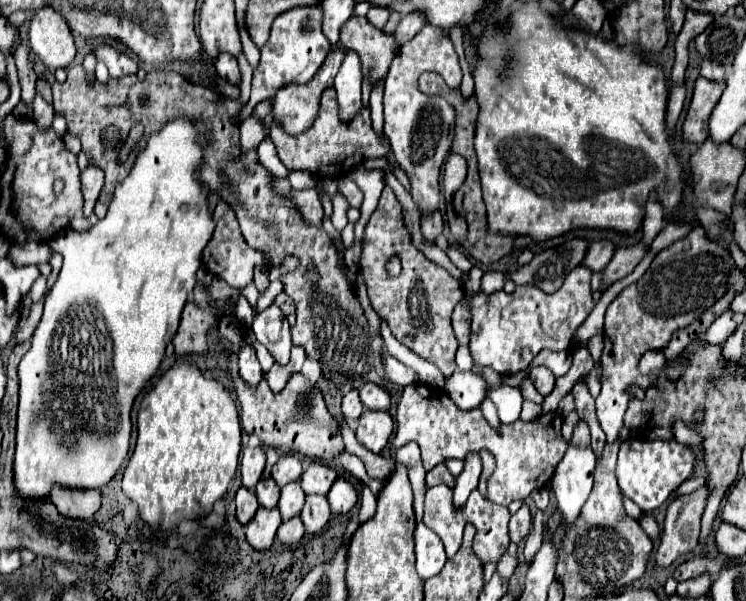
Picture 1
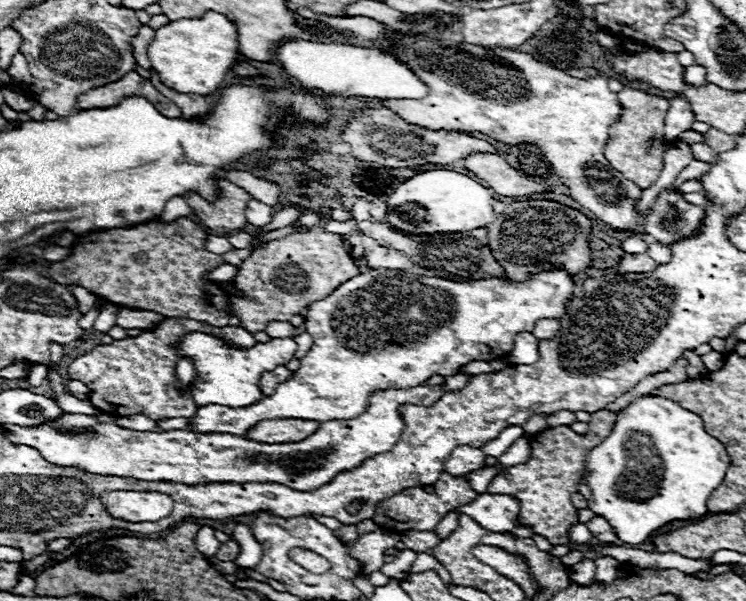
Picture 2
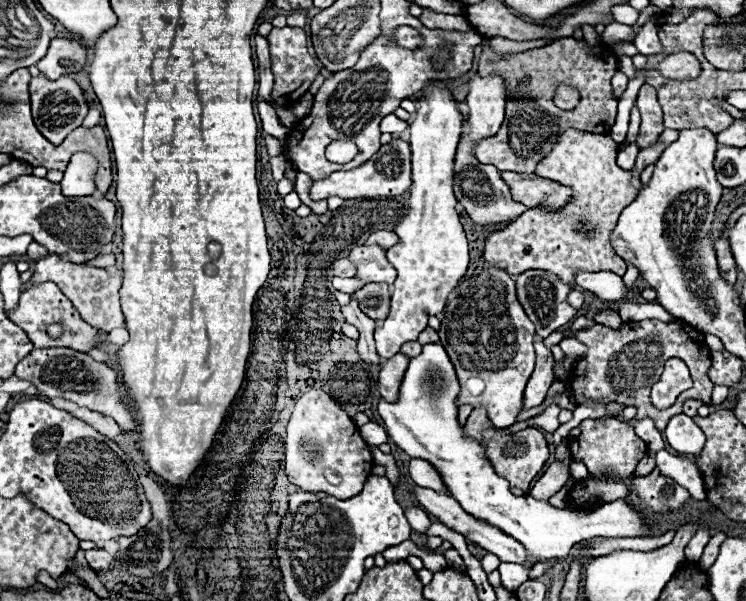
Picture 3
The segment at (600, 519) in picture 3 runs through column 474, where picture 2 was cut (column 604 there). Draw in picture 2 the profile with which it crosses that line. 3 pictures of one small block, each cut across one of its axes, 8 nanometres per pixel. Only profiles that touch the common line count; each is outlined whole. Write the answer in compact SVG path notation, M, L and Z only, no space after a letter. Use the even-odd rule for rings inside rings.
M644 396L644 398L634 400L630 406L626 406L624 412L618 416L618 422L614 424L612 434L610 434L602 444L598 444L598 446L594 446L594 448L590 450L590 454L588 454L588 458L586 458L586 468L588 468L588 470L584 472L584 476L582 476L582 480L580 480L580 494L588 500L588 508L590 508L594 514L606 516L606 520L610 520L610 524L612 524L616 536L618 536L622 542L626 542L626 544L640 544L640 542L644 542L654 530L658 530L660 526L664 526L664 524L668 524L668 522L672 522L672 520L690 520L690 518L698 518L698 516L706 514L706 512L708 512L706 500L708 500L710 492L724 480L728 466L730 466L730 458L728 458L728 452L726 452L724 444L720 444L716 438L712 438L712 436L704 430L702 420L700 420L696 414L692 414L692 412L680 408L680 406L678 406L676 402L672 402L672 400L654 398L654 396Z

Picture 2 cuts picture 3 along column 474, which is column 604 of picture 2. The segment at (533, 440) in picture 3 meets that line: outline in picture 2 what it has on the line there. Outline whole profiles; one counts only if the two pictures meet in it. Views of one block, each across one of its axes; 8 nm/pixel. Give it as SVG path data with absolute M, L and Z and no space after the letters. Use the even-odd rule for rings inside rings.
M600 410L592 414L590 434L586 436L578 436L568 426L540 430L538 434L534 434L530 442L530 460L524 464L516 464L508 468L506 472L498 474L490 482L488 492L490 494L510 494L520 502L520 514L518 514L520 526L530 526L534 534L546 536L552 544L568 544L566 530L572 524L578 524L576 508L572 506L570 496L578 492L578 482L586 470L586 456L590 448L594 448L606 436L610 436L618 414L620 410L618 412Z

